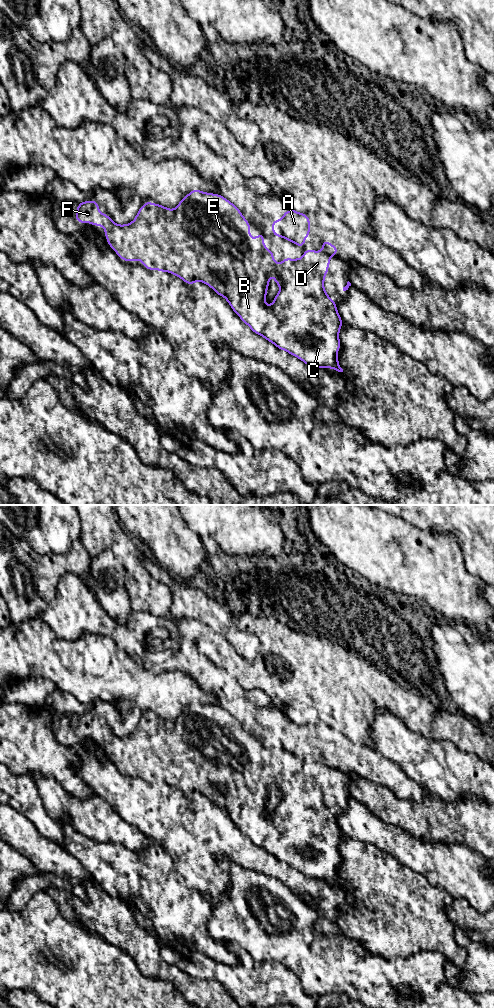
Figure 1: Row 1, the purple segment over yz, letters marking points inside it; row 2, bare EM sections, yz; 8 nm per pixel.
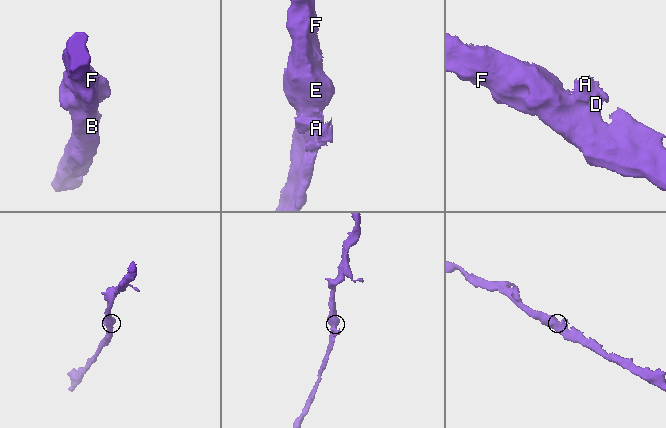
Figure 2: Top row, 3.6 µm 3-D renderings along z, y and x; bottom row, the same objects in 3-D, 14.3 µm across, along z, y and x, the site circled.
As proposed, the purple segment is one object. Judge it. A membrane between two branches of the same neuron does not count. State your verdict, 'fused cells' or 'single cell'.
fused cells

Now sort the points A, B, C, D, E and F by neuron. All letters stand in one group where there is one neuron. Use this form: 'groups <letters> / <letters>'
groups A / B C D E F

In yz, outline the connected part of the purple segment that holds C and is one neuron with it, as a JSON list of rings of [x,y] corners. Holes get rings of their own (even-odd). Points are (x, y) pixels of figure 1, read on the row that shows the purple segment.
[[[198,189],[192,190],[174,210],[148,200],[140,207],[133,222],[118,225],[107,214],[102,214],[99,203],[95,200],[80,202],[77,205],[75,219],[79,223],[91,223],[103,226],[109,246],[120,259],[134,262],[139,259],[148,270],[157,269],[170,272],[182,278],[188,284],[196,281],[210,286],[219,296],[225,297],[233,311],[247,324],[251,330],[272,342],[277,348],[296,356],[311,367],[332,368],[343,372],[339,366],[337,352],[340,349],[339,331],[343,321],[334,302],[324,289],[324,279],[330,264],[330,255],[315,250],[305,250],[301,259],[283,258],[281,263],[274,262],[273,251],[264,246],[264,234],[250,238],[250,222],[240,210],[228,199],[219,194],[206,193]],[[269,276],[275,277],[275,283],[281,289],[271,306],[264,302],[269,287]]]

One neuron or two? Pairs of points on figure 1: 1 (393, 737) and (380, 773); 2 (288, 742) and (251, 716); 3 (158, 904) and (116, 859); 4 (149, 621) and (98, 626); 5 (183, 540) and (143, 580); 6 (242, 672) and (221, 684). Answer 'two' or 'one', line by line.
1: two
2: one
3: one
4: one
5: two
6: two

